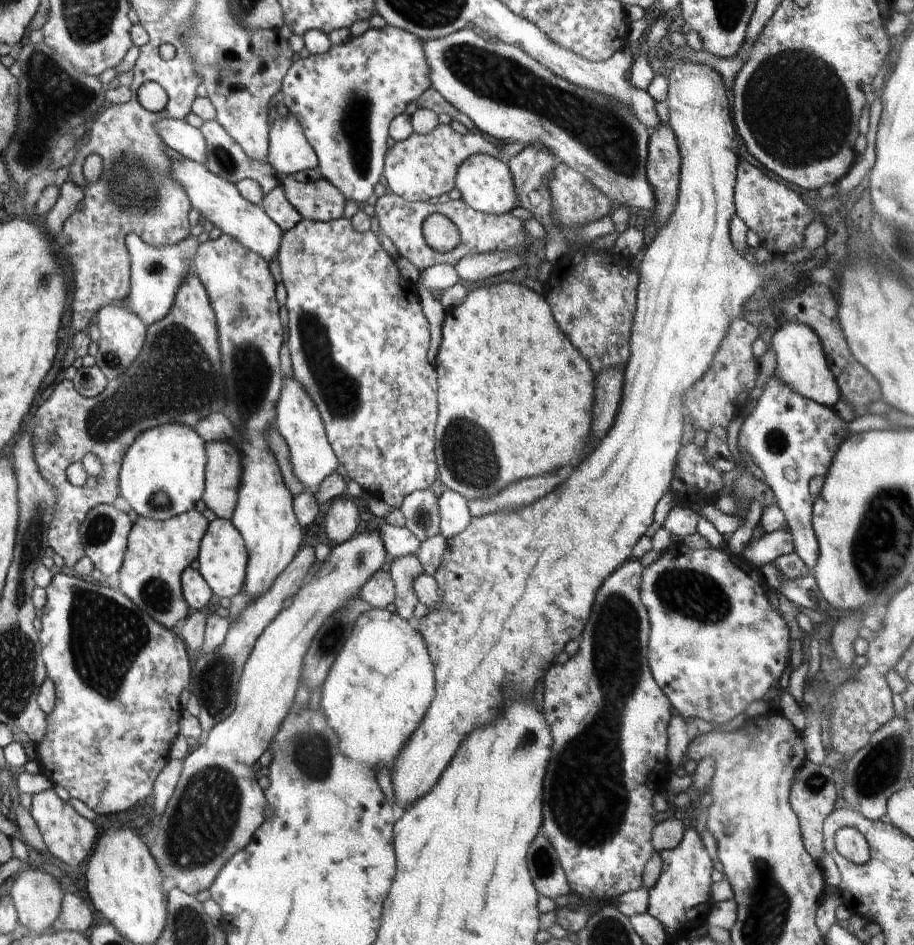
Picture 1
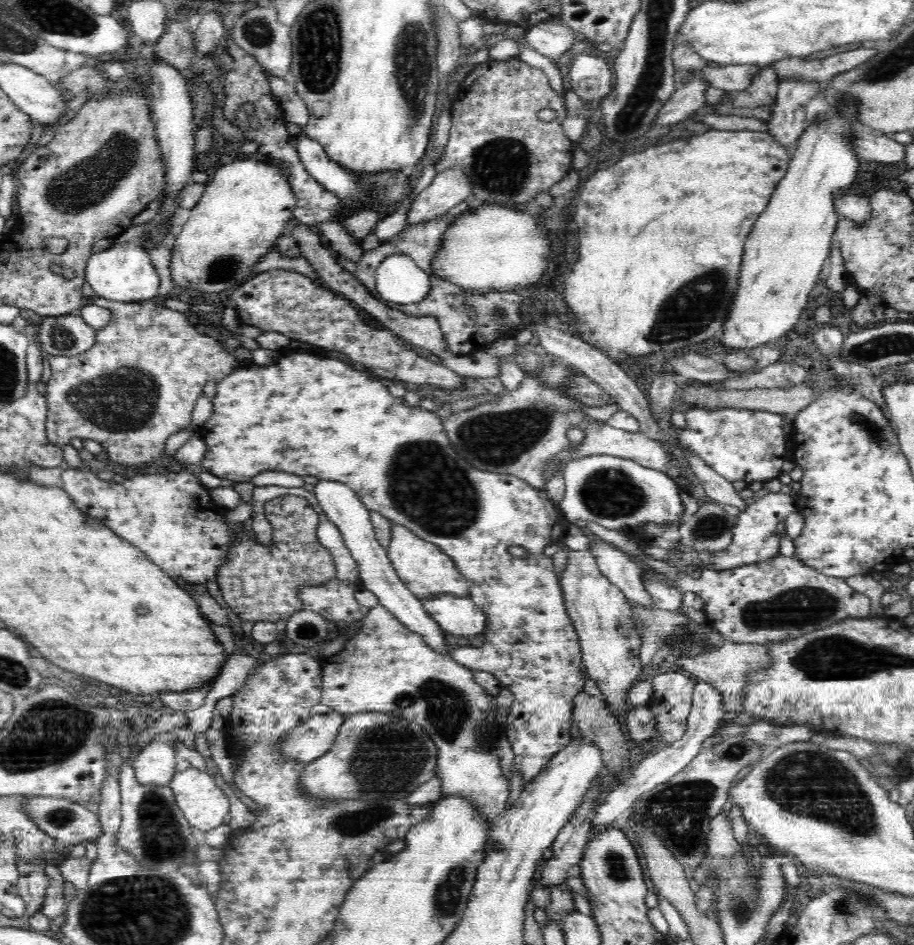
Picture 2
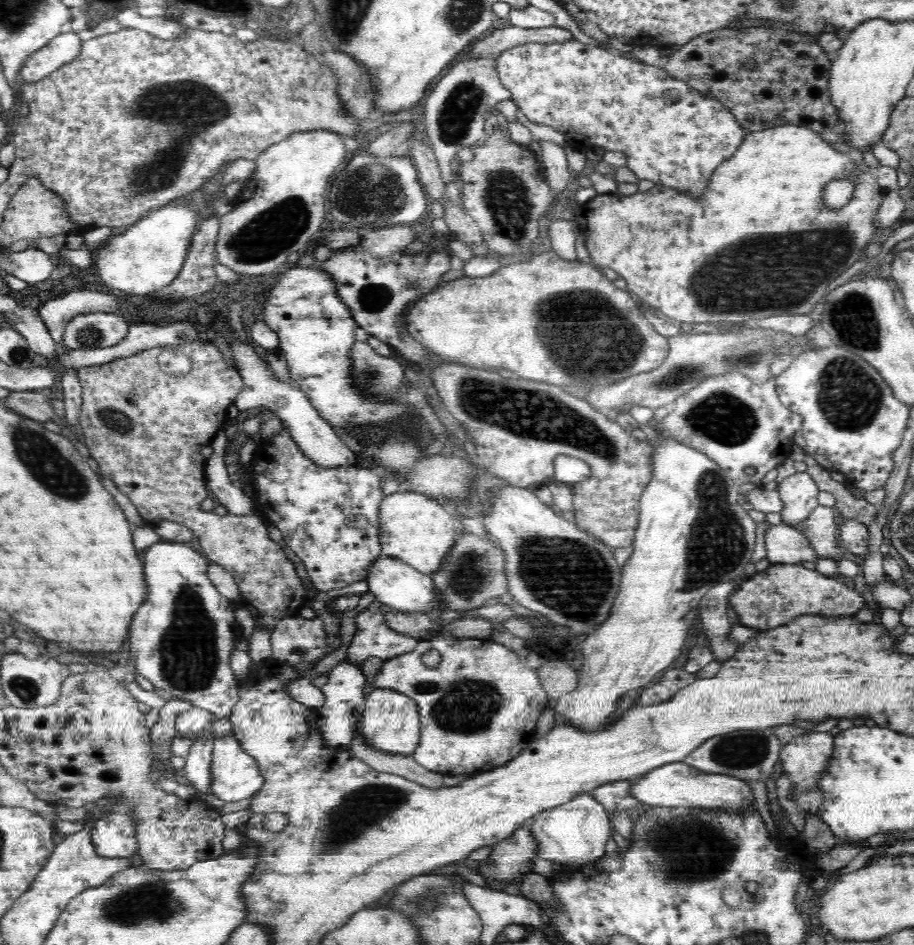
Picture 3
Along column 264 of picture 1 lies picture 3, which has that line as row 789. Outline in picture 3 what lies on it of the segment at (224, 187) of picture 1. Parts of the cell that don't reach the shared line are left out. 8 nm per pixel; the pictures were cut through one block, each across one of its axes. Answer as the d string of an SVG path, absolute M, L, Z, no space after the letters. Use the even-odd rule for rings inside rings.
M232 732L213 742L210 771L212 771L212 786L210 786L212 794L220 800L224 800L225 803L250 798L266 784L266 777L260 773L258 762L240 747L240 741L232 735Z

